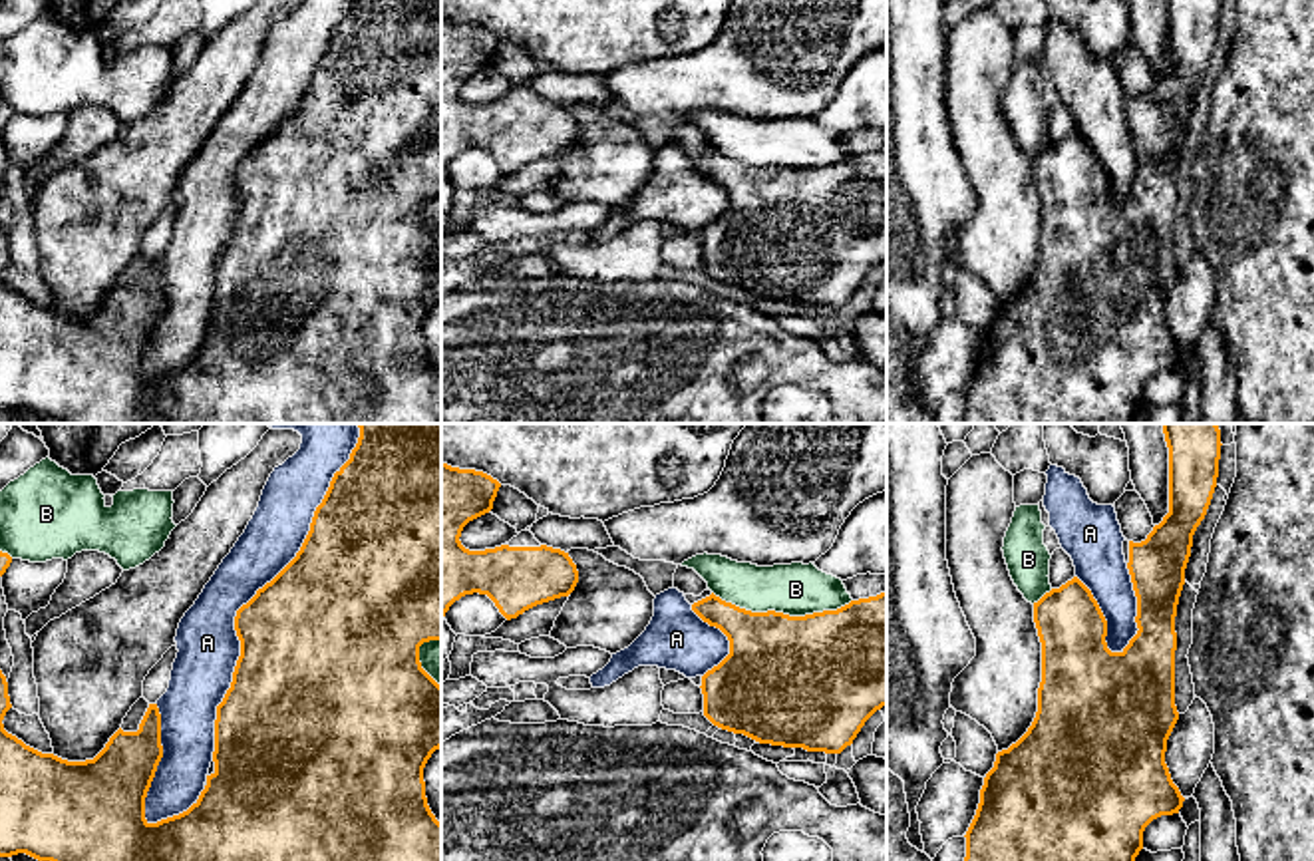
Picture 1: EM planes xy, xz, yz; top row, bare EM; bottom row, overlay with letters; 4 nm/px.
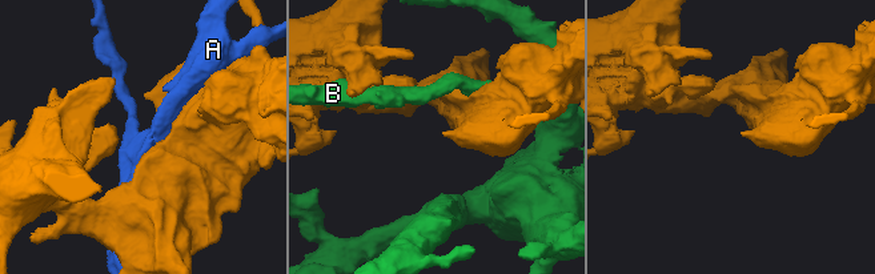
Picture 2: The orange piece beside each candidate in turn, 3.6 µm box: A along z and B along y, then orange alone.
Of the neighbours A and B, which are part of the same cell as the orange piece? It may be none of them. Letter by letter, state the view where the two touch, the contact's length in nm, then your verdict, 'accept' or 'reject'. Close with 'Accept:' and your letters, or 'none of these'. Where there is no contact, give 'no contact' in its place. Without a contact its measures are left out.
A: xy | 1400 nm | reject
B: xz | 550 nm | reject
Accept: none of these

